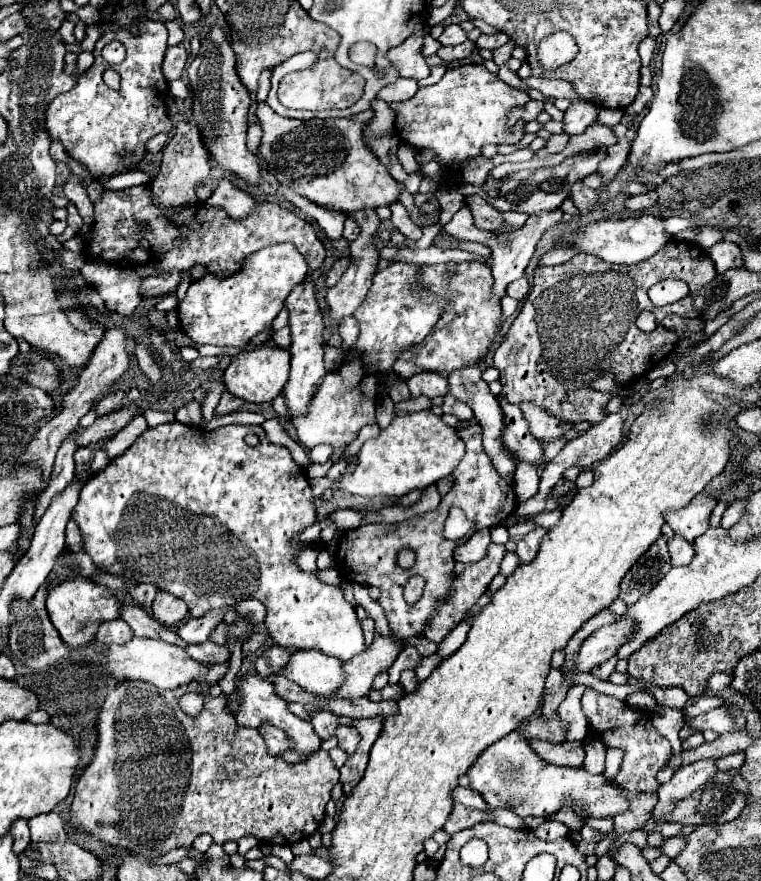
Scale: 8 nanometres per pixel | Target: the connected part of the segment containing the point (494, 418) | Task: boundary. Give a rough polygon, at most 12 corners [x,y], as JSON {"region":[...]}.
{"region":[[484,362],[454,370],[450,394],[472,408],[502,480],[514,478],[498,398],[480,378]]}

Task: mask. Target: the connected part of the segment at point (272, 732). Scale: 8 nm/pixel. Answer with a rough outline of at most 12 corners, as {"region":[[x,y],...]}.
{"region":[[262,726],[260,734],[272,756],[294,748],[286,732]]}

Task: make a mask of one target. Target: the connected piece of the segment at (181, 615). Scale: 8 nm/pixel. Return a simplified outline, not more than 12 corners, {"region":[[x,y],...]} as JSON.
{"region":[[156,592],[152,616],[172,626],[188,616],[188,606],[170,592]]}

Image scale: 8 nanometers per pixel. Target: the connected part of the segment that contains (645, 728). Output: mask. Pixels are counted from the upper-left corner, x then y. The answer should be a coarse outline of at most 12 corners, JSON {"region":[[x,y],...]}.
{"region":[[594,688],[582,694],[588,728],[624,752],[614,782],[656,792],[670,742],[650,714]]}

